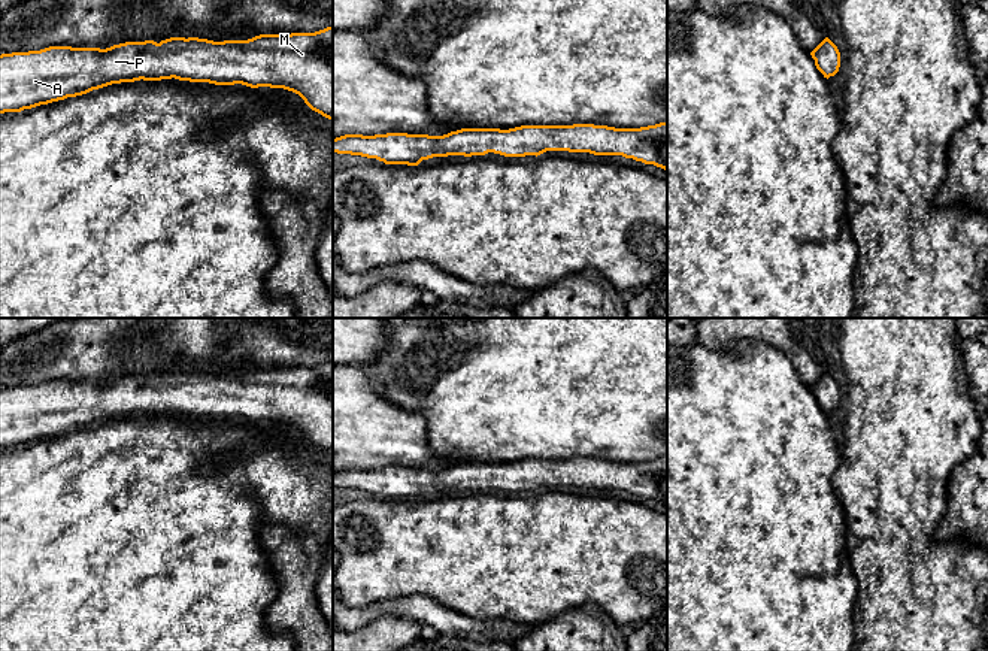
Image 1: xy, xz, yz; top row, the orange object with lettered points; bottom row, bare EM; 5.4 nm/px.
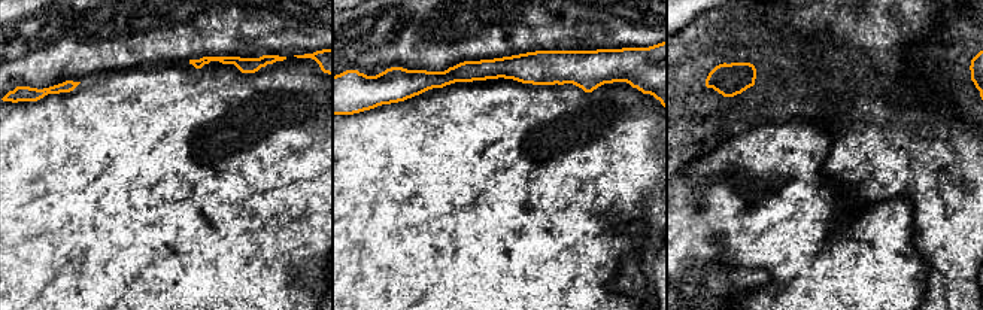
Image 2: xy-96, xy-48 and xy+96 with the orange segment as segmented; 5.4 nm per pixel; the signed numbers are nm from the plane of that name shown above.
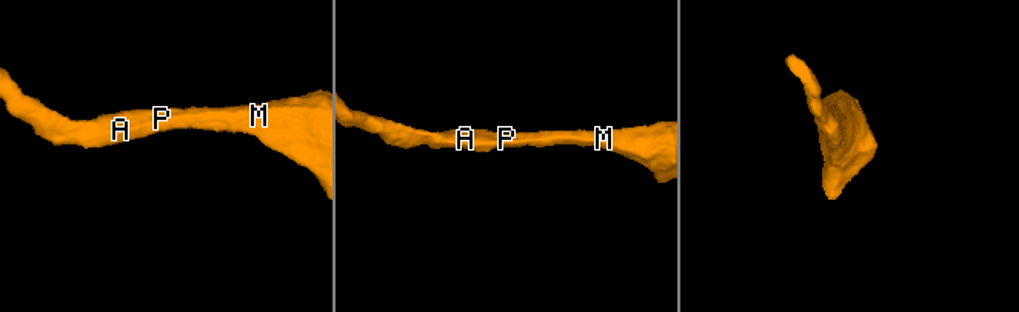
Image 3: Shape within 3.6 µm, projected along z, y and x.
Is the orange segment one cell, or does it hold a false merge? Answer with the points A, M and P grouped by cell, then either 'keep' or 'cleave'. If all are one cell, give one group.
A M P; keep

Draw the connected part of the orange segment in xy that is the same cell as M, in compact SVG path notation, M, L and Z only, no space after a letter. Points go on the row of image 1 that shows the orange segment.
M333 27L315 33L260 34L248 40L170 37L160 43L125 42L106 49L49 46L1 54L0 113L21 112L112 84L172 78L215 85L284 88L298 94L312 110L333 119Z

